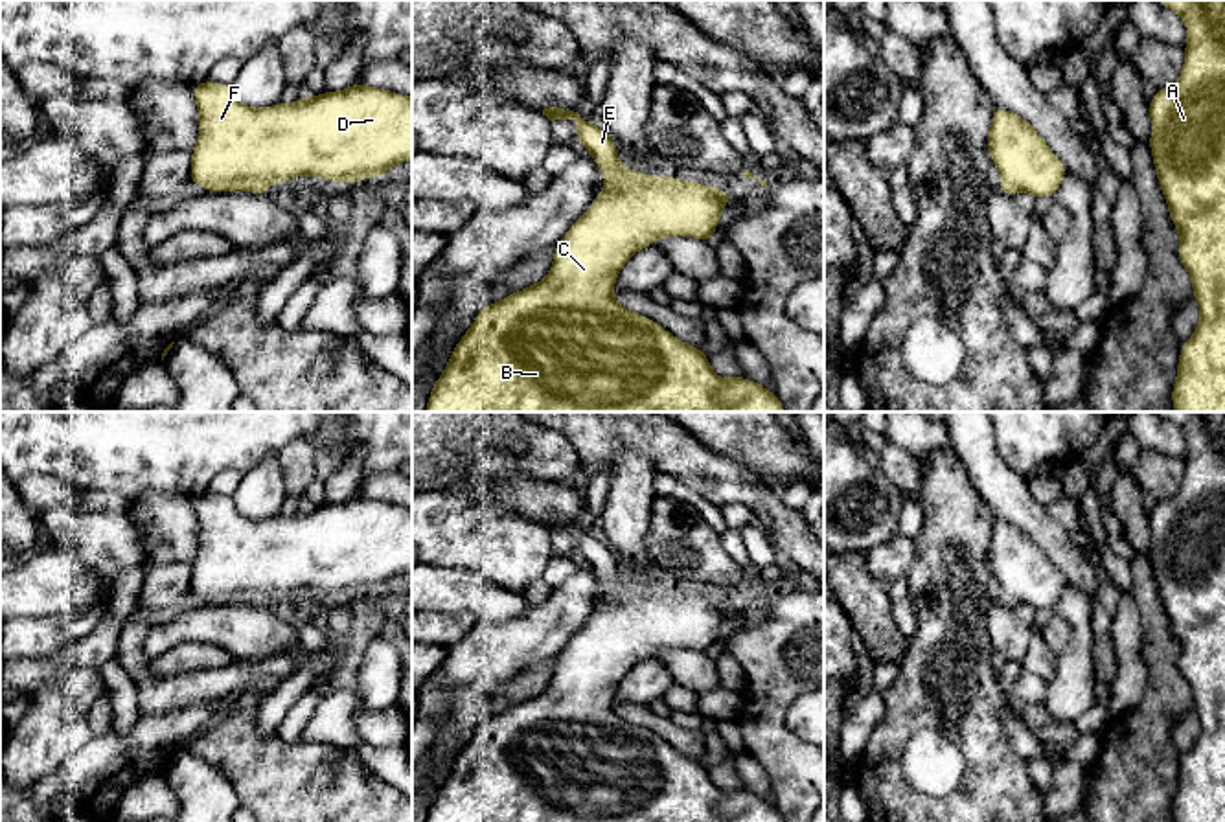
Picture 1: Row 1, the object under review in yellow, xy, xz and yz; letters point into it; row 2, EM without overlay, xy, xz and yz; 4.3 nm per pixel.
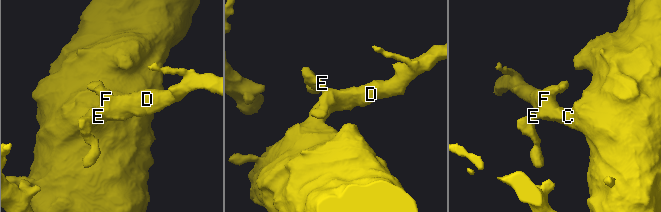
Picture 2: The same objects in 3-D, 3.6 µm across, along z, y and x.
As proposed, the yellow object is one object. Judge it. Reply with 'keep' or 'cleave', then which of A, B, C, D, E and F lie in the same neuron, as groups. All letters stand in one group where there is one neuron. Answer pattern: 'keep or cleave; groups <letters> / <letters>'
keep; groups A B C D E F

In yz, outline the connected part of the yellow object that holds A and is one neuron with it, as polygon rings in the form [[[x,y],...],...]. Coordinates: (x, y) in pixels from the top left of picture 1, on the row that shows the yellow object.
[[[1225,0],[1155,2],[1177,11],[1188,31],[1181,77],[1148,101],[1148,143],[1181,234],[1177,257],[1199,303],[1199,325],[1181,346],[1172,405],[1175,412],[1225,412]]]

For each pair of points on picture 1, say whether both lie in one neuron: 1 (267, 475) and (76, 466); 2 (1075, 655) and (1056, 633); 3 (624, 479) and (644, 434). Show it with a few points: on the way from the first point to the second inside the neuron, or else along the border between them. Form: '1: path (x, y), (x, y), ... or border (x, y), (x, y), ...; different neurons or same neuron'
1: border (276, 453), (271, 453), (241, 473); different neurons
2: border (1054, 613), (1071, 629), (1071, 640), (1058, 655); different neurons
3: border (661, 473), (642, 453), (622, 449), (607, 475); different neurons

